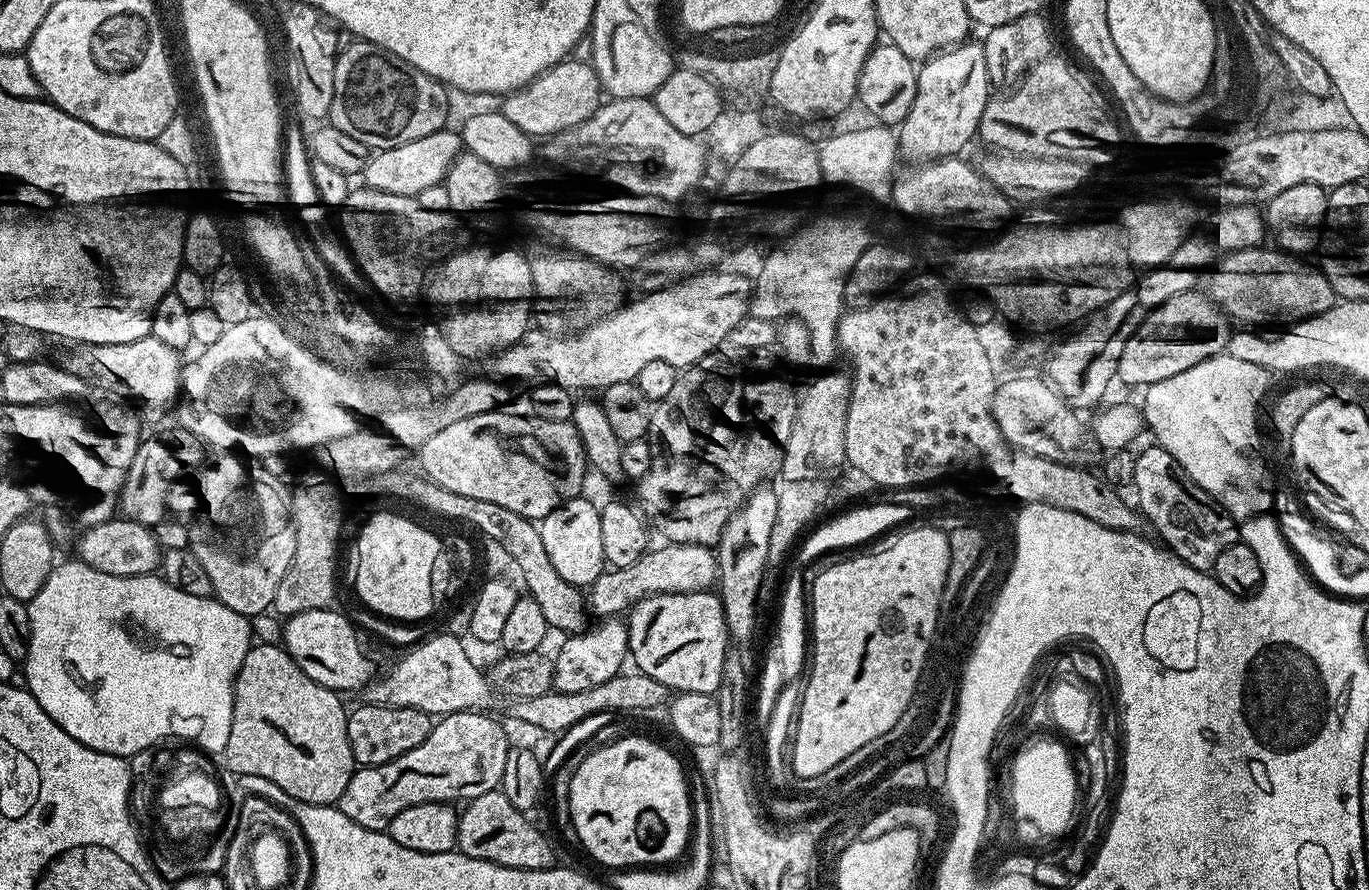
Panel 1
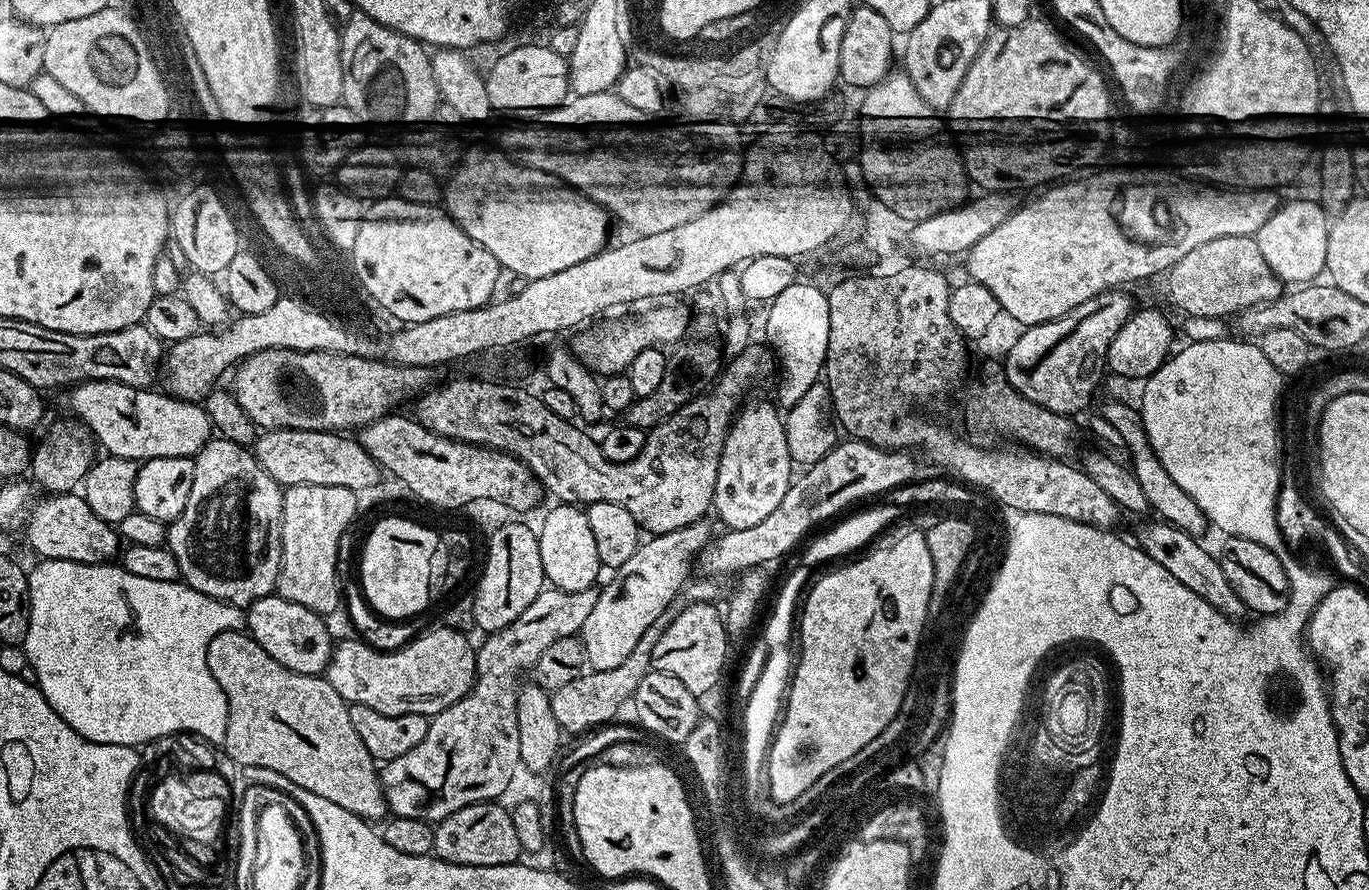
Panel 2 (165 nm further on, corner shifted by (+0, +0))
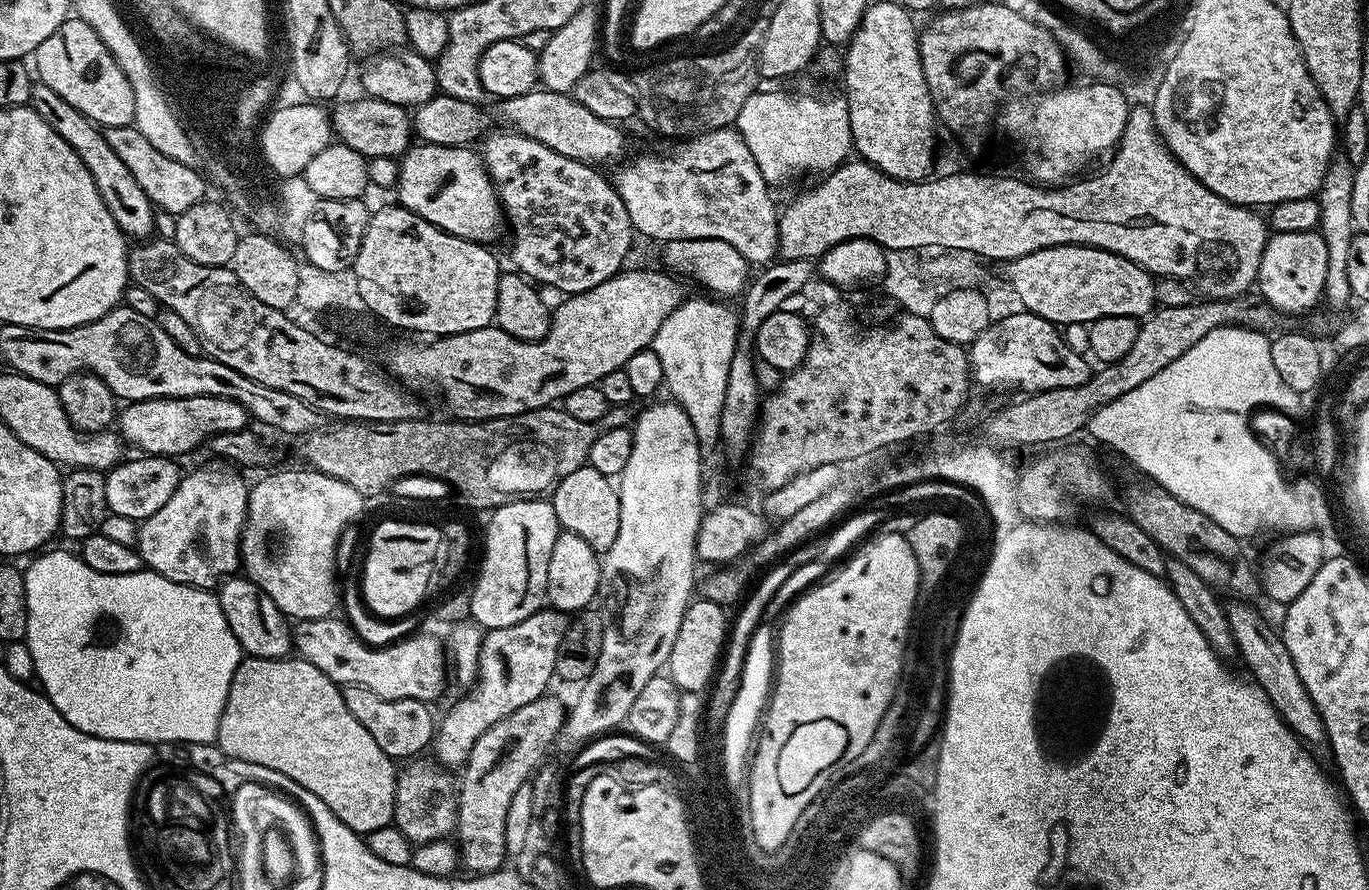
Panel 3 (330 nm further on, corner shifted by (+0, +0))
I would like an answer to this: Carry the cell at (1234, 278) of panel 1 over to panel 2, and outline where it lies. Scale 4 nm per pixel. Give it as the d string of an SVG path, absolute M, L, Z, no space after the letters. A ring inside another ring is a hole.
M1227 236L1214 238L1214 242L1202 242L1202 246L1194 246L1190 254L1182 254L1178 262L1166 273L1168 279L1168 296L1185 312L1185 317L1217 316L1232 318L1245 312L1248 308L1256 308L1259 304L1269 304L1282 295L1282 281L1270 270L1266 258L1262 258L1262 250L1258 250L1258 242L1250 236Z

